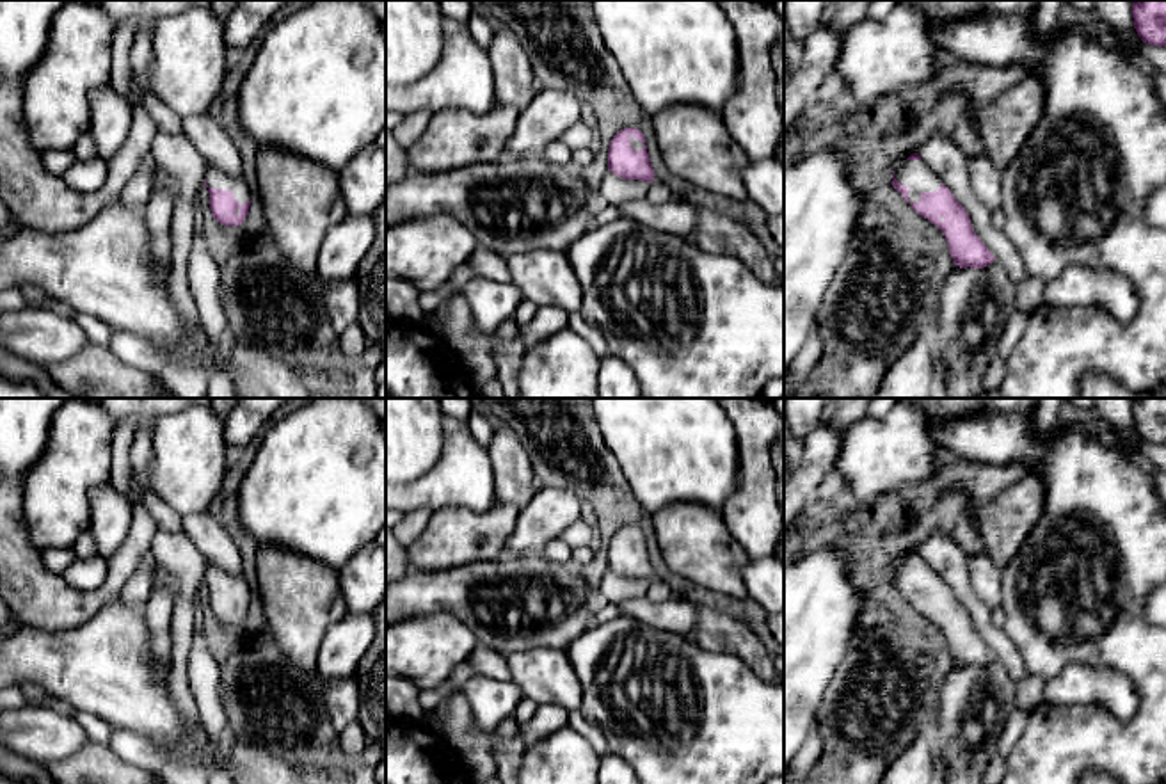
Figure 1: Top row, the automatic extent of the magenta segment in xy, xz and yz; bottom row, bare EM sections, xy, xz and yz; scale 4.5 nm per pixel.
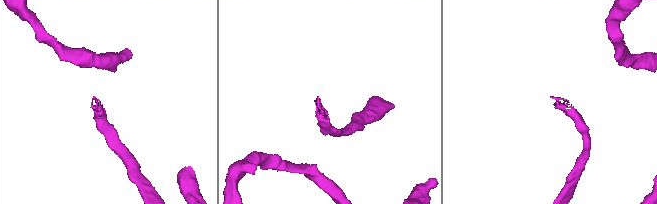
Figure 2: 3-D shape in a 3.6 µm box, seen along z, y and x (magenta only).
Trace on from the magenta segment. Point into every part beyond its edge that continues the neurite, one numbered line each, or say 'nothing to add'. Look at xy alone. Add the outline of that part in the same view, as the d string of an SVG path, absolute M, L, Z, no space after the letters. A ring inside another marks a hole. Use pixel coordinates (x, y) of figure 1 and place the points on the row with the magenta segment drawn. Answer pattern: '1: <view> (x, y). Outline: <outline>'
1: xy (215, 178). Outline: M213 165L206 167L206 185L212 188L231 190L240 206L252 199L251 190L242 178L226 174Z

